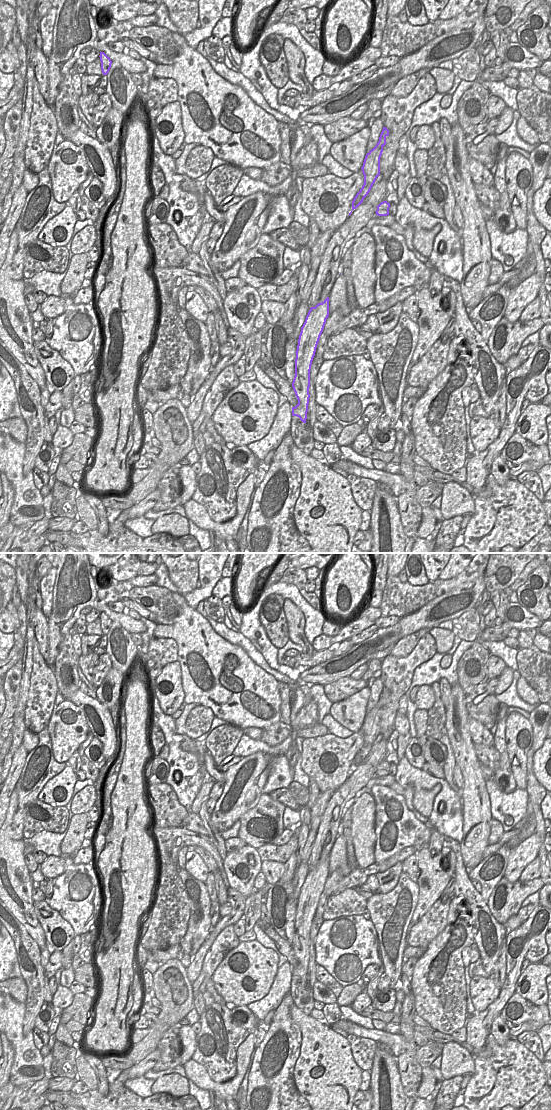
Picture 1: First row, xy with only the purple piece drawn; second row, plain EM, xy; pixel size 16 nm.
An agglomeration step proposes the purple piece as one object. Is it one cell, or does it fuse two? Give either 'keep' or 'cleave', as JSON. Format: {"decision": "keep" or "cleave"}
{"decision": "cleave"}

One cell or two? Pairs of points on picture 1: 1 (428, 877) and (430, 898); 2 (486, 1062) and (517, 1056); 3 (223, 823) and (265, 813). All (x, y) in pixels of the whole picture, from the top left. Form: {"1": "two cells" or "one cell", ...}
{"1": "one cell", "2": "one cell", "3": "two cells"}

